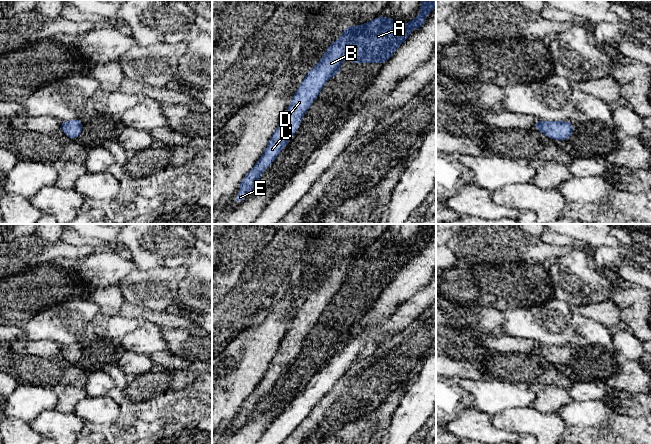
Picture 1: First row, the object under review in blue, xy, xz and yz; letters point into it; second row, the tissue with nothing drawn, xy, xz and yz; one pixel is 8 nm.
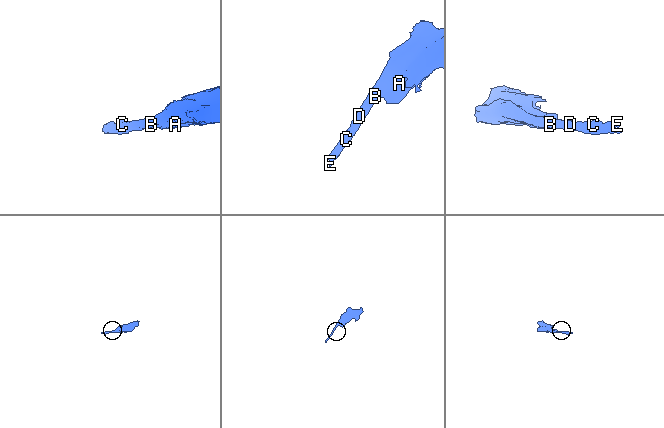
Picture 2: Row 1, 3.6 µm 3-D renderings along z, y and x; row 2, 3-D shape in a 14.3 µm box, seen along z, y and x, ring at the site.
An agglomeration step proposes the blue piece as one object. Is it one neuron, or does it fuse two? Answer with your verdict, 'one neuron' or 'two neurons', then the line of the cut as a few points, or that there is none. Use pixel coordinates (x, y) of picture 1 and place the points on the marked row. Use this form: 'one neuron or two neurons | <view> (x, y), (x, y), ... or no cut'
one neuron | no cut

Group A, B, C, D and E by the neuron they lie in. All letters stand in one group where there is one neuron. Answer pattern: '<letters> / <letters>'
A B C D E

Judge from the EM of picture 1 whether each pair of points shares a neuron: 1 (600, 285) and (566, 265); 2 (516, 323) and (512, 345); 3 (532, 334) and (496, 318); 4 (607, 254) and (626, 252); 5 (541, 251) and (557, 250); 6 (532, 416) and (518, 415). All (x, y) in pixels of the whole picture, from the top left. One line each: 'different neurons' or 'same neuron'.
1: same neuron
2: different neurons
3: different neurons
4: same neuron
5: same neuron
6: same neuron

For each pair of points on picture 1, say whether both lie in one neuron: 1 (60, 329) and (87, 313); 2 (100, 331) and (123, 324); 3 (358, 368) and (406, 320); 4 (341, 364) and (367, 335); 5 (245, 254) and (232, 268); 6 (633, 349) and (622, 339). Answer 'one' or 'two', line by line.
1: one
2: one
3: two
4: one
5: one
6: one

